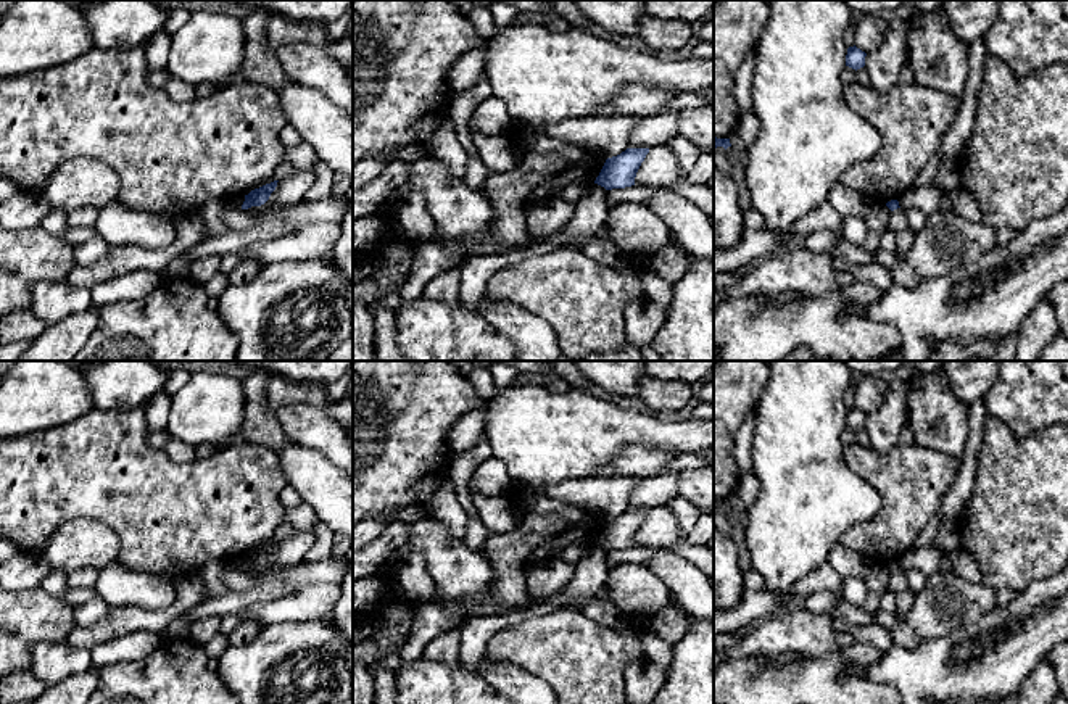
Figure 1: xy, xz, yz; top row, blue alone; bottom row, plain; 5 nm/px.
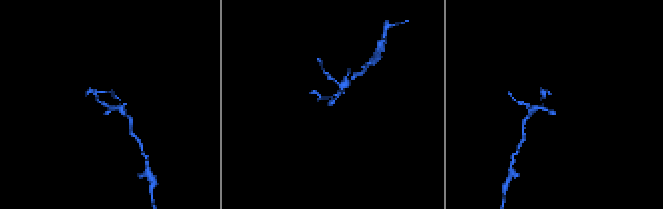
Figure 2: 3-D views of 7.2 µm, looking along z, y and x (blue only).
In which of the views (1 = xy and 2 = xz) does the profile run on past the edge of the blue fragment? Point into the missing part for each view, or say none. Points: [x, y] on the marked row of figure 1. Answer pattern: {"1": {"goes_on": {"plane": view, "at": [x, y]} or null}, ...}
{"1": {"goes_on": null}, "2": {"goes_on": null}}

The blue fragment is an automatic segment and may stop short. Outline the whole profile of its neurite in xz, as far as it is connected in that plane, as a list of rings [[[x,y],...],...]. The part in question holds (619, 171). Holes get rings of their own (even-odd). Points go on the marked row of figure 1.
[[[627,148],[617,156],[607,158],[594,184],[606,190],[635,185],[636,172],[649,148]]]

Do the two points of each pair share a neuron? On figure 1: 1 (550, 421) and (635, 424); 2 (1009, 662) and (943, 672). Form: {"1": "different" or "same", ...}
{"1": "same", "2": "same"}

